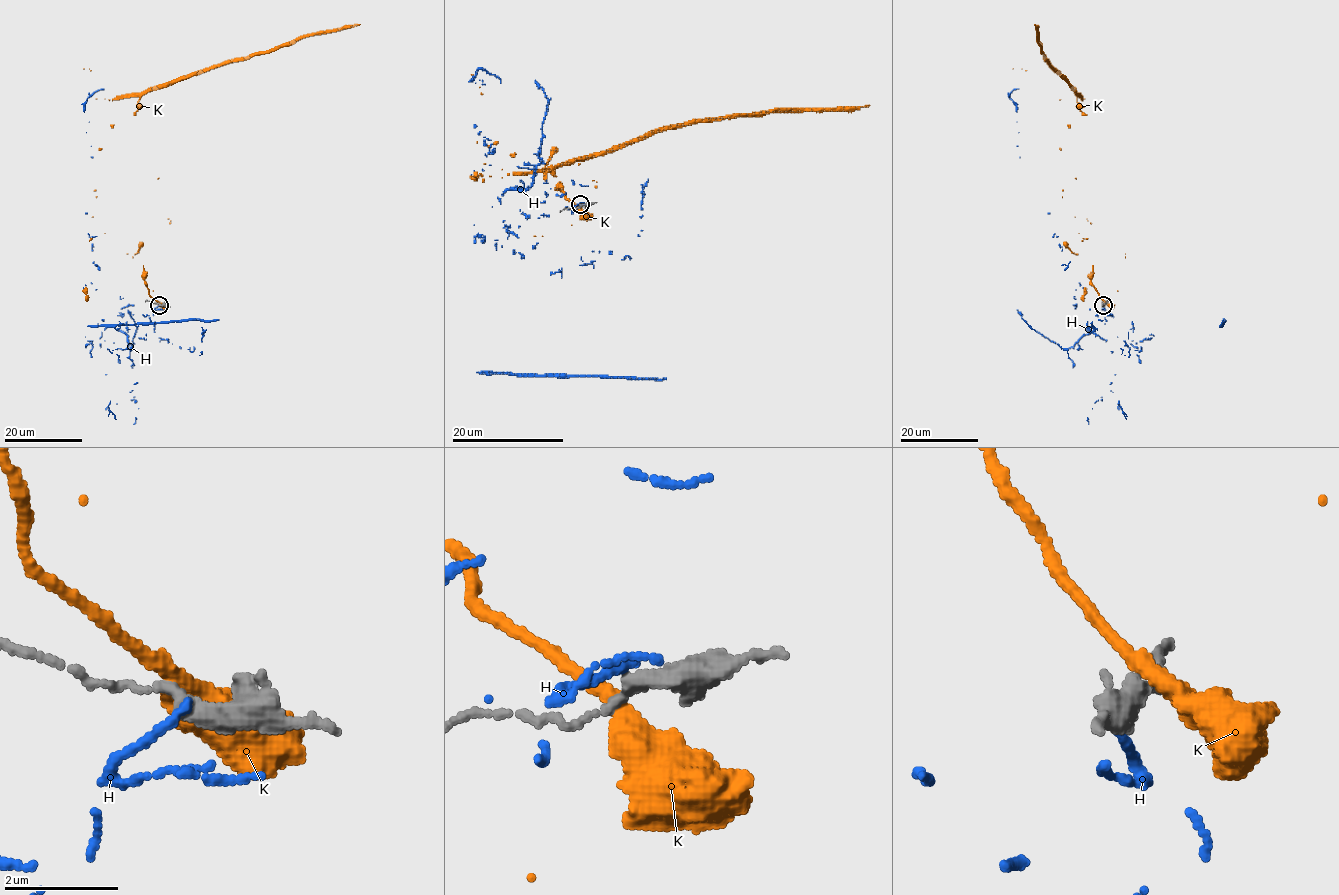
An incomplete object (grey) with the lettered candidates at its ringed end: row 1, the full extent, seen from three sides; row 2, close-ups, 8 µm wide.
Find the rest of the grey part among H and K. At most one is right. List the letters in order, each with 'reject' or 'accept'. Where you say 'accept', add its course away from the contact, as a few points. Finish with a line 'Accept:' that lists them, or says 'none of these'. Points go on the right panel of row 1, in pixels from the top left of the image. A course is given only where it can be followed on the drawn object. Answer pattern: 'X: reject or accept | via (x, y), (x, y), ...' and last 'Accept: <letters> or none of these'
H: reject
K: reject
Accept: none of these

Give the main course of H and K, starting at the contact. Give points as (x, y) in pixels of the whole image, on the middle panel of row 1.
H: (581, 204), (532, 248), (531, 373), (486, 373), (474, 225), (536, 165), (486, 156), (472, 77), (500, 83)
K: (578, 208), (559, 187), (485, 163), (489, 145), (497, 142), (543, 174), (677, 124), (869, 105)

